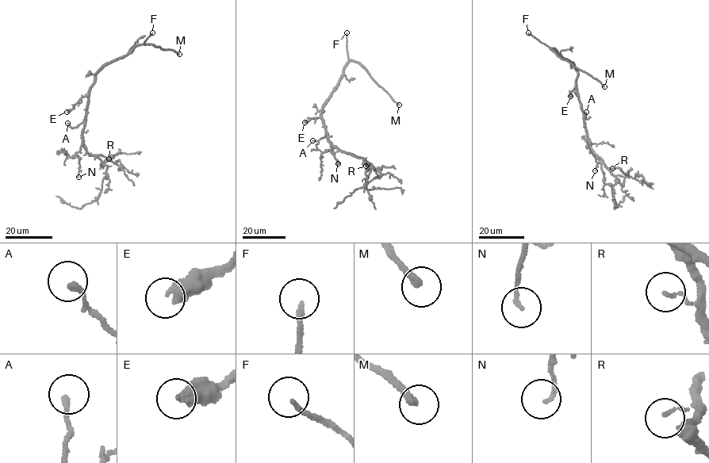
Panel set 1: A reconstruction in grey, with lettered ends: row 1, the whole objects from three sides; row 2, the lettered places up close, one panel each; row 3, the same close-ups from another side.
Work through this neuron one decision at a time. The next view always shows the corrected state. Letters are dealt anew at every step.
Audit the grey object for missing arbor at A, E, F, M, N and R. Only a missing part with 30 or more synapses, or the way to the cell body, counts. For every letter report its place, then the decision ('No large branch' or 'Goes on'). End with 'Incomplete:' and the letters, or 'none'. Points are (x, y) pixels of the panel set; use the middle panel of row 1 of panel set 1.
A: Place: (312, 140). No large branch
E: Place: (304, 122). Goes on
F: Place: (346, 32). Goes on
M: Place: (399, 105). Goes on
N: Place: (338, 163). No large branch
R: Place: (365, 166). No large branch
Incomplete: E, F, M

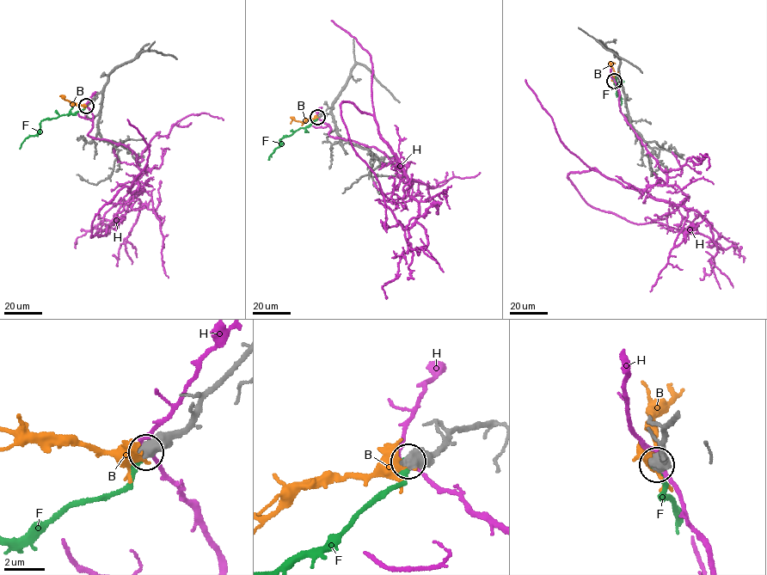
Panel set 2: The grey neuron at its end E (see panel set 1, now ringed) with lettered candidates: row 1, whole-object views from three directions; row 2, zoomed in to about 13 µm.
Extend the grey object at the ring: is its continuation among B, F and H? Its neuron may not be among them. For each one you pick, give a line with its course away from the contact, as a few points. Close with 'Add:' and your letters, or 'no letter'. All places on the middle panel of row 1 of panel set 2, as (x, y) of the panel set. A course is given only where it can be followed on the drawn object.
F: course (317, 118), (309, 125), (281, 138), (281, 143), (268, 160)
Add: F

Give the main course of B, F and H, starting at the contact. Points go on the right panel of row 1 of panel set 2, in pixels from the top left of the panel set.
B: (613, 81), (615, 74), (610, 65), (615, 63)
F: (614, 81), (616, 85), (616, 82), (616, 94), (621, 96), (621, 105)
H: (614, 80), (667, 181), (635, 189), (571, 172), (581, 198), (691, 233), (708, 211)

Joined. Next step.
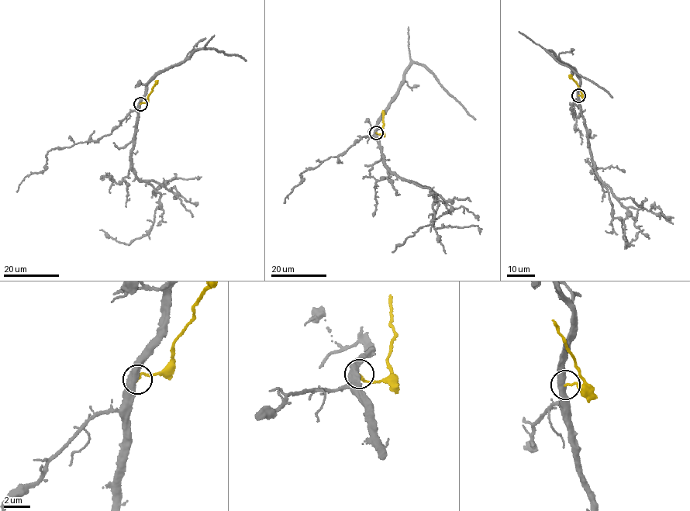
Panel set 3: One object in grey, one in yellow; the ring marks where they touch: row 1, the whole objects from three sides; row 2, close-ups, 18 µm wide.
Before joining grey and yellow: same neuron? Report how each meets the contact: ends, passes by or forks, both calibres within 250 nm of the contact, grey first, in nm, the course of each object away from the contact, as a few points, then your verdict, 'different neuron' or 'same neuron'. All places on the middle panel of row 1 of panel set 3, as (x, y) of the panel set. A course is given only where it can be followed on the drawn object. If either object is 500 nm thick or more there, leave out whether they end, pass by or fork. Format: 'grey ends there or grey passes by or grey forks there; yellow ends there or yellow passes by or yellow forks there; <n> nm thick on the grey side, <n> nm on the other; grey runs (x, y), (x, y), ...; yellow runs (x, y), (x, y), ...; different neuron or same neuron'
500 nm thick on the grey side, 180 nm on the other; grey runs (376, 132), (388, 169), (405, 180), (429, 189), (434, 196), (432, 223), (419, 228), (392, 251); yellow runs (377, 132), (383, 132), (384, 111); different neuron

